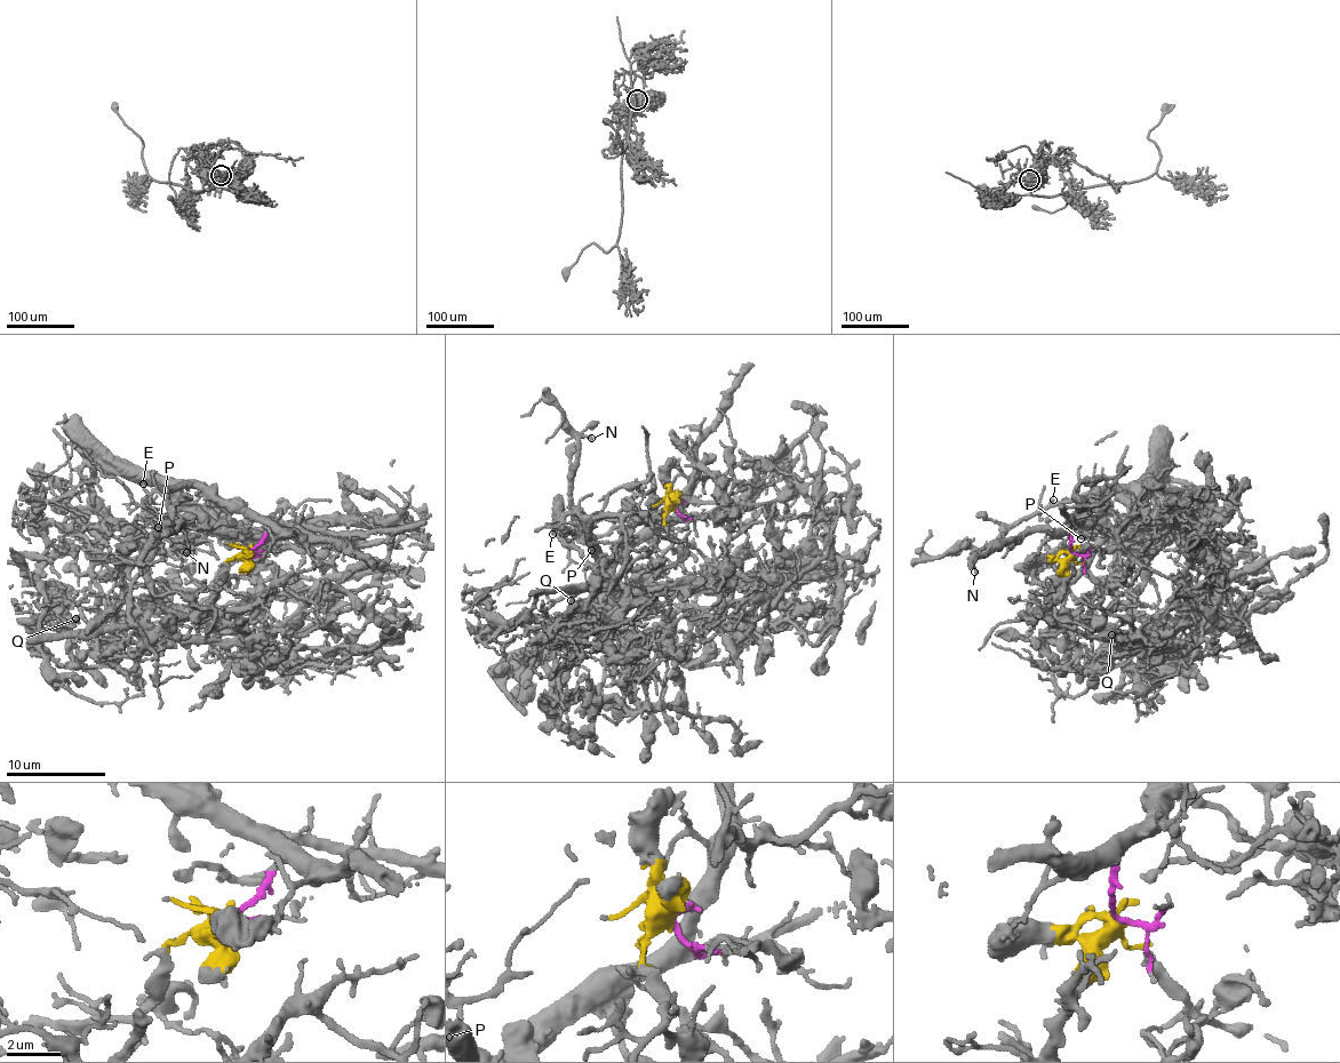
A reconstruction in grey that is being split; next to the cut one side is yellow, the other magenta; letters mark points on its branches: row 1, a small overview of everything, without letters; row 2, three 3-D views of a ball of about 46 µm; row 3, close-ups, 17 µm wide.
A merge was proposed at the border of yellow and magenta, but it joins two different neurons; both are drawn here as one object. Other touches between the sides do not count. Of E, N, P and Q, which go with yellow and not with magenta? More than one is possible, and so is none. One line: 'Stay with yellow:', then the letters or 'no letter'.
Stay with yellow: Q

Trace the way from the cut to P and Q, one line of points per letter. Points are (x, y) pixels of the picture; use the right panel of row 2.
P: (1074, 553), (1070, 543), (1077, 527), (1102, 492), (1130, 493), (1132, 510), (1099, 536), (1081, 538)
Q: (1073, 553), (1102, 590), (1132, 594), (1126, 632), (1092, 653), (1094, 628), (1124, 604), (1143, 631), (1111, 634)

